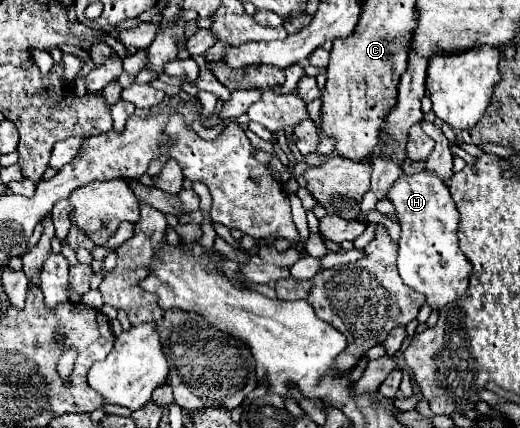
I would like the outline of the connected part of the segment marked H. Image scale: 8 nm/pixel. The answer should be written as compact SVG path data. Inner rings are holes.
M434 172L402 174L388 192L388 200L396 206L396 216L402 226L398 272L406 286L426 296L432 310L442 310L448 302L458 300L468 288L472 264L458 248L458 210L442 180Z

